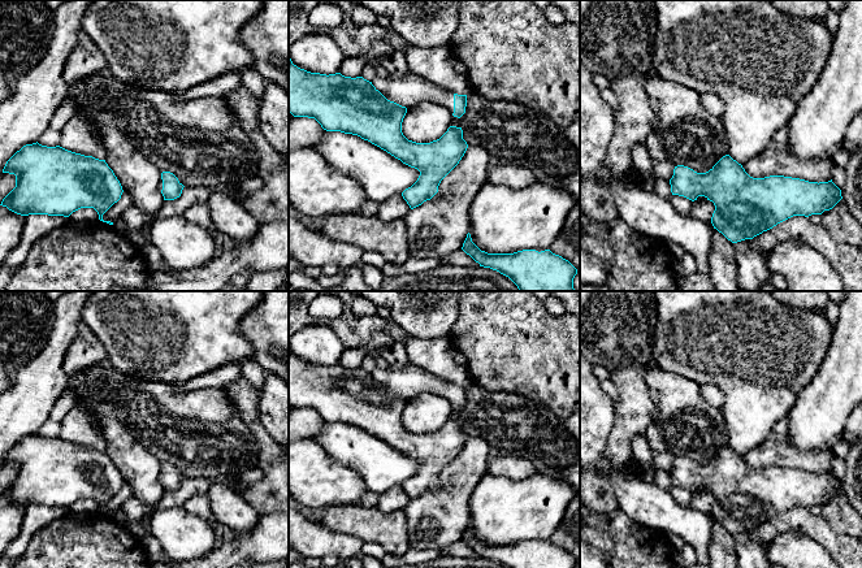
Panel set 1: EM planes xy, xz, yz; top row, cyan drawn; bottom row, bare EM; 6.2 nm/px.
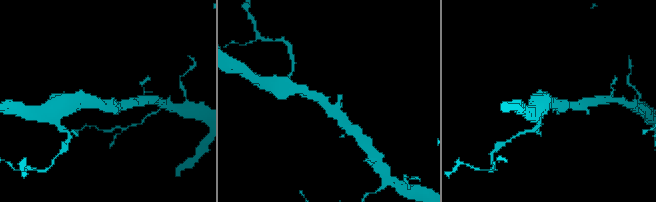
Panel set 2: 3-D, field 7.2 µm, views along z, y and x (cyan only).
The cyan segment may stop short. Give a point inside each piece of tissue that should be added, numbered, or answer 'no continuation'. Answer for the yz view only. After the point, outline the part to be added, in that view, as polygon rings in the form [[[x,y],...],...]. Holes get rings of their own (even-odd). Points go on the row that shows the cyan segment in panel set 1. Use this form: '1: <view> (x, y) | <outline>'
no continuation

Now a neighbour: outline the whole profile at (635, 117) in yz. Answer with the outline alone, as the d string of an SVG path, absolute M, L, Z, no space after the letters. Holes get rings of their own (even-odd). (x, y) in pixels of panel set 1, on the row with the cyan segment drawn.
M653 68L641 75L610 79L619 108L615 112L615 130L608 143L605 164L611 178L625 185L638 186L637 169L632 161L632 147L645 143L655 122L655 108L645 90L647 78L657 74Z

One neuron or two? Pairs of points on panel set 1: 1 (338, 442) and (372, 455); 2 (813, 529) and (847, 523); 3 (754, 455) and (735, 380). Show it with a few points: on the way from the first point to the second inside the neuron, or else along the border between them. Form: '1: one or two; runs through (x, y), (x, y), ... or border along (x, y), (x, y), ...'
1: one; runs through (346, 445), (350, 449), (364, 452)
2: two; border along (821, 516), (835, 530), (848, 536)
3: two; border along (774, 436), (741, 455)

